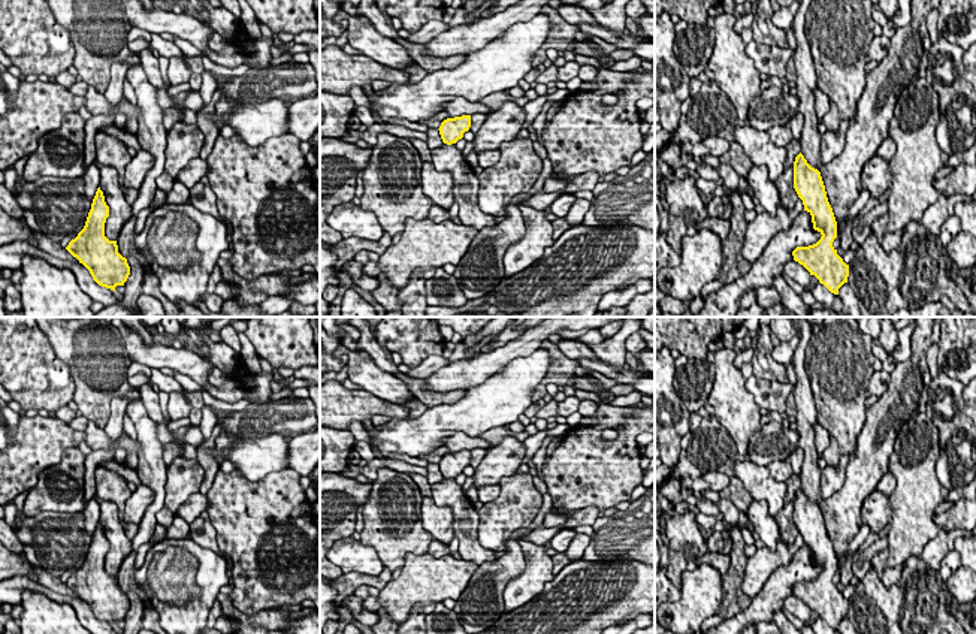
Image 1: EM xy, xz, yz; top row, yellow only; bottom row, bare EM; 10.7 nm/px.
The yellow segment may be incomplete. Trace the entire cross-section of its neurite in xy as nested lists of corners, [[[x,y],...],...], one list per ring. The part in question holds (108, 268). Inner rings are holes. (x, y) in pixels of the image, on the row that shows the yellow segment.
[[[99,187],[84,229],[69,242],[66,250],[90,271],[99,286],[115,292],[117,286],[124,286],[127,281],[130,266],[127,259],[118,253],[117,241],[109,241],[105,236],[108,217],[109,206]]]

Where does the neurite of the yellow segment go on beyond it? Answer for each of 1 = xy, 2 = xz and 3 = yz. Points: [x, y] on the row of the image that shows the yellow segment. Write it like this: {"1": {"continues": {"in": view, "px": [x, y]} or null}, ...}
{"1": {"continues": null}, "2": {"continues": null}, "3": {"continues": null}}

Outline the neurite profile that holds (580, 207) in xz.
[[[577,197],[569,209],[569,212],[566,214],[565,220],[568,224],[571,226],[578,226],[583,223],[584,215],[589,212],[592,203],[590,200]]]

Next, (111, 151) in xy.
[[[105,132],[96,133],[96,160],[106,166],[114,166],[120,175],[120,187],[126,196],[126,200],[133,205],[138,197],[138,190],[124,187],[124,170],[132,156],[129,154],[127,145],[115,136]]]

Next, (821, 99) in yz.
[[[819,88],[815,91],[815,106],[818,120],[822,120],[830,112],[830,97]]]

